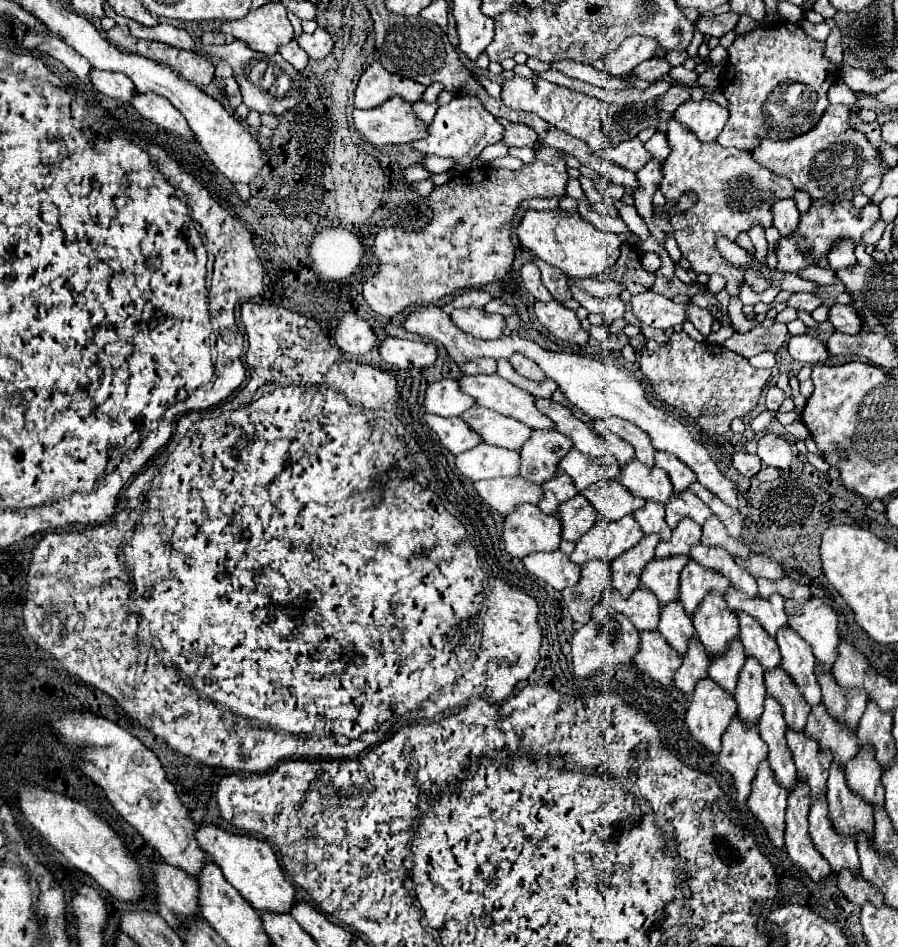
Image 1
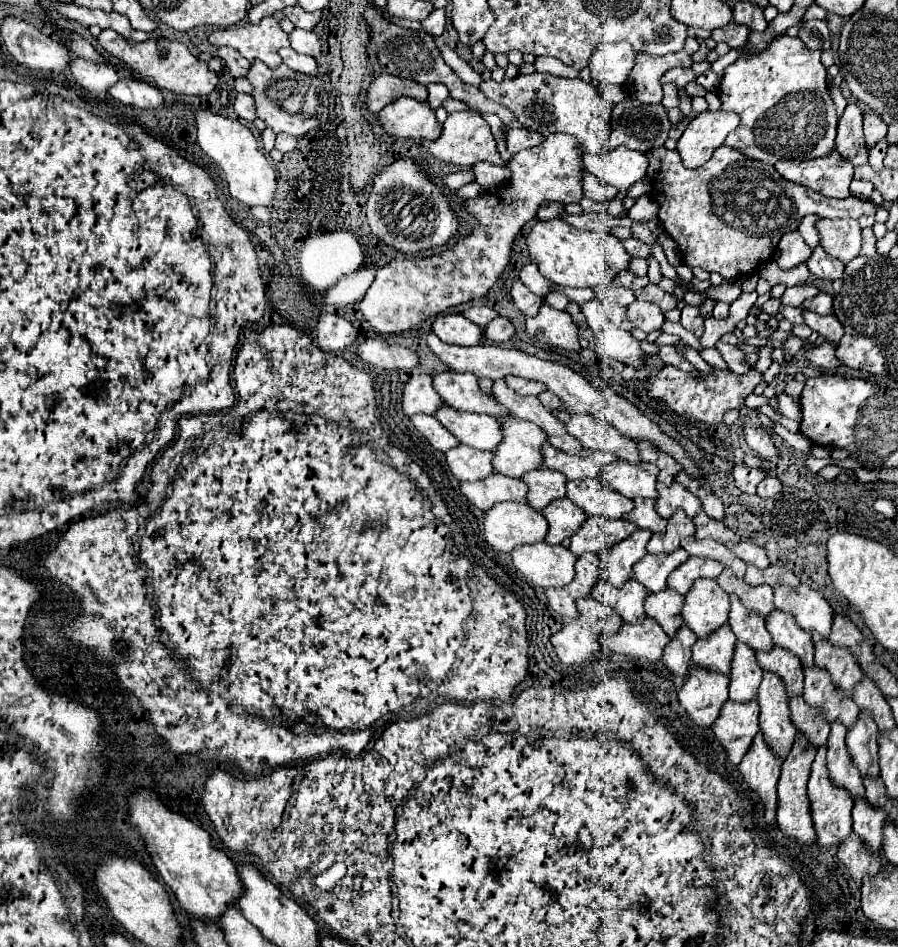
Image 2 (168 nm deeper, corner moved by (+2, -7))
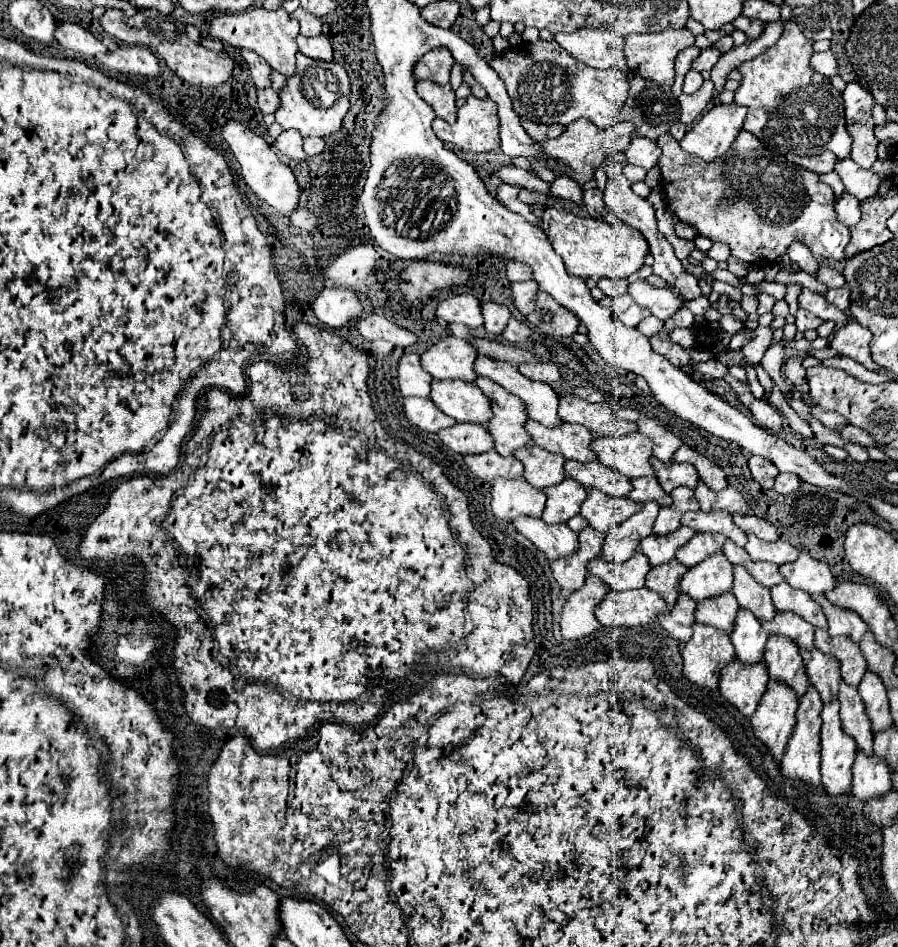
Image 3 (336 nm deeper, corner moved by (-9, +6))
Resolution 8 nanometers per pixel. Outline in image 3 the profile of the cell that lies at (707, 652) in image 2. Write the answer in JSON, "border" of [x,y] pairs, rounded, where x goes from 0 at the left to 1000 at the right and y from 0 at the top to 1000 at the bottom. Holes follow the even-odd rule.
{"border":[[[805,625],[794,631],[785,631],[783,636],[776,638],[774,642],[774,655],[781,659],[790,659],[794,663],[801,663],[805,667],[816,665],[816,655],[821,648],[821,634],[816,625]]]}

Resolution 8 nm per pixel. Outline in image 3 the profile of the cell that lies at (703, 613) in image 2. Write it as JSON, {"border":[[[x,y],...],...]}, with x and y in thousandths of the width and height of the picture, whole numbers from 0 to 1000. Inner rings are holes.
{"border":[[[798,583],[763,604],[758,612],[758,625],[767,627],[774,636],[781,636],[790,629],[814,623],[814,617],[816,598],[812,596],[812,591],[807,591],[807,585]]]}

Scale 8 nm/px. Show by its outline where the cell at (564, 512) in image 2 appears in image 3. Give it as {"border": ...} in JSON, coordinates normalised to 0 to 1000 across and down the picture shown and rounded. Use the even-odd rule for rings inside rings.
{"border":[[[629,505],[627,509],[618,513],[609,513],[607,517],[609,530],[605,539],[605,549],[609,553],[620,553],[620,551],[631,551],[636,545],[645,543],[647,528],[651,528],[651,515],[643,511],[638,505]]]}

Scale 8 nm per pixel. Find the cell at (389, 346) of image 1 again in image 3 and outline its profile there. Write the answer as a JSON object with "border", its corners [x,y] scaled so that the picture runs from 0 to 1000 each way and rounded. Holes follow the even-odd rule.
{"border":[[[418,329],[400,336],[398,348],[406,359],[431,359],[444,367],[455,367],[464,361],[464,355],[460,351],[433,340],[431,336],[427,336]]]}

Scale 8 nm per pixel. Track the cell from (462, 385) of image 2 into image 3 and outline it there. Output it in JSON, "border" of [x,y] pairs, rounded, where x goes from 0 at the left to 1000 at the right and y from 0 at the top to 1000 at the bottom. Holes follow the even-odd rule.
{"border":[[[498,355],[487,363],[478,365],[469,374],[469,386],[482,399],[513,399],[527,403],[531,395],[527,393],[527,380],[531,378],[531,370],[513,357]]]}

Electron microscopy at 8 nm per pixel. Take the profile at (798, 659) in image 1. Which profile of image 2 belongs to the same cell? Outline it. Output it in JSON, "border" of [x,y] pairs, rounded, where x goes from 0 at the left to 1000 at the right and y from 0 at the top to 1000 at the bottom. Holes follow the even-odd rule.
{"border":[[[862,643],[862,647],[857,647],[855,656],[853,656],[853,664],[857,666],[862,681],[871,683],[880,690],[884,690],[893,704],[904,704],[904,690],[906,690],[906,681],[904,681],[904,673],[900,668],[893,668],[893,664],[889,664],[884,660],[884,656],[880,656],[880,652],[875,652],[875,647]]]}

